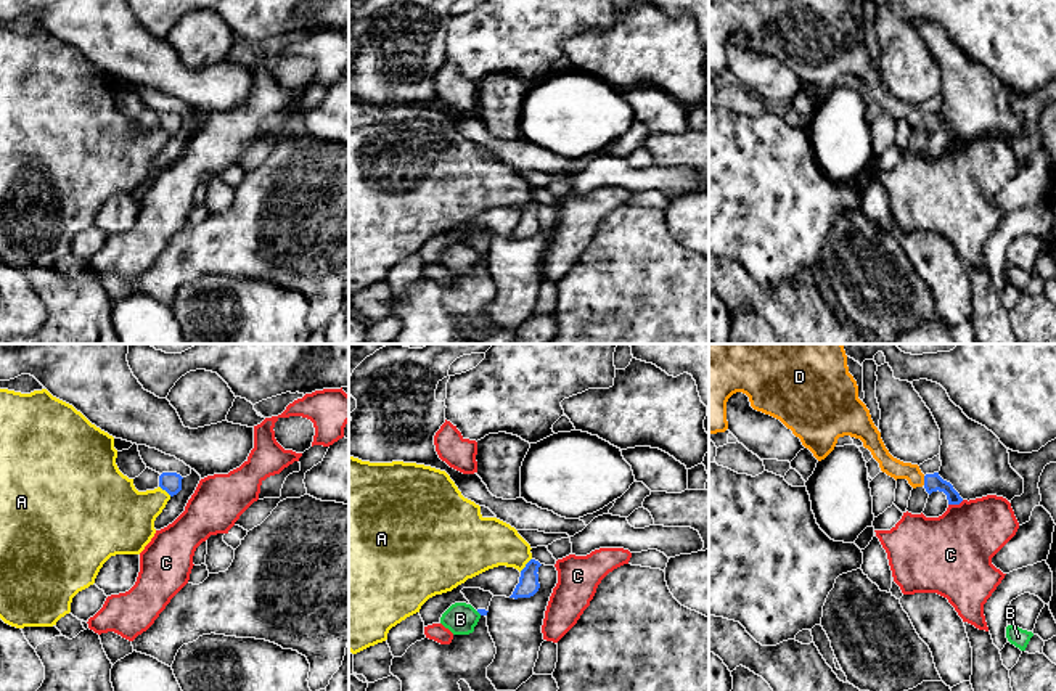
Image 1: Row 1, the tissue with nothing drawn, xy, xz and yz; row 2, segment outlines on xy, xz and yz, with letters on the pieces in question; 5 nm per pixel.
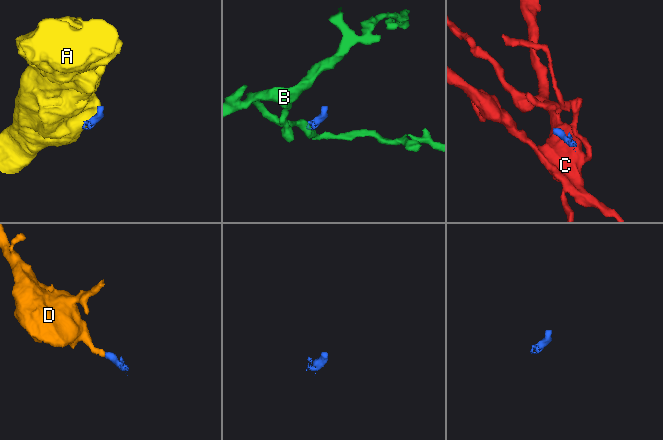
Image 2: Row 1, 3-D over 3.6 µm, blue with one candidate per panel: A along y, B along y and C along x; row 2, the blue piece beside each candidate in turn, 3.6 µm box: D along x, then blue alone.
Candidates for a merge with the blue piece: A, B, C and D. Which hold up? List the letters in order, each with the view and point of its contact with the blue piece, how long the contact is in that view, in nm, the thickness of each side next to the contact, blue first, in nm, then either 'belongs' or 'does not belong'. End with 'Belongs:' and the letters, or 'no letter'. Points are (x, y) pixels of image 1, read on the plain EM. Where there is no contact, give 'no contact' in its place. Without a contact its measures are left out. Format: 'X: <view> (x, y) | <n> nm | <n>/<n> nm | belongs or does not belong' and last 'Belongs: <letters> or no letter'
A: xz (526, 204) | 90 nm | 100/260 nm | does not belong
B: xz (479, 253) | 40 nm | 30/160 nm | does not belong
C: yz (955, 143) | 80 nm | 90/400 nm | does not belong
D: yz (925, 121) | 50 nm | 90/90 nm | belongs
Belongs: D

